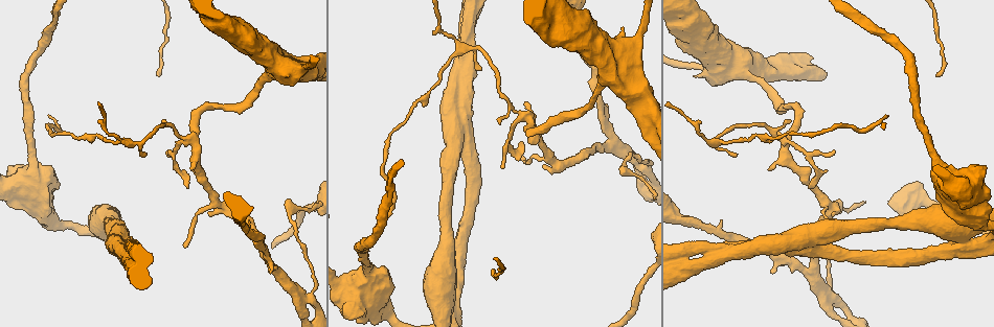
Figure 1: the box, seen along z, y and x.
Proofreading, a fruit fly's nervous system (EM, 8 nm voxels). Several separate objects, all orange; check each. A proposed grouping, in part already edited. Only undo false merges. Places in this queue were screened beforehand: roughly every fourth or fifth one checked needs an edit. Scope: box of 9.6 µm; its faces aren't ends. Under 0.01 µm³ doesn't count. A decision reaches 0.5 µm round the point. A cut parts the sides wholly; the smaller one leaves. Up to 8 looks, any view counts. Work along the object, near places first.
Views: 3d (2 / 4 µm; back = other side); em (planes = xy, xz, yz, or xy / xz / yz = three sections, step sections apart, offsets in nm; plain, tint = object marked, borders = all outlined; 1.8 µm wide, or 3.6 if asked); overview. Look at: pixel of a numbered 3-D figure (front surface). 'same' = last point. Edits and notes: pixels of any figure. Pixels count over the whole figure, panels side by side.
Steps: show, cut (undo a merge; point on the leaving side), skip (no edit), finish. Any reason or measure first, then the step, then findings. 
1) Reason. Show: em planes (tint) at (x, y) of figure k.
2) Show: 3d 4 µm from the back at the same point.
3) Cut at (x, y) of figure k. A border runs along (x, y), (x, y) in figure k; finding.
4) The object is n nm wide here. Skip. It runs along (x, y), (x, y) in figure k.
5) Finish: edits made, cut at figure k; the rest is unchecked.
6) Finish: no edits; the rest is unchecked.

Three-way junction. Show: em planes (tint) at (128, 254) of figure 1.

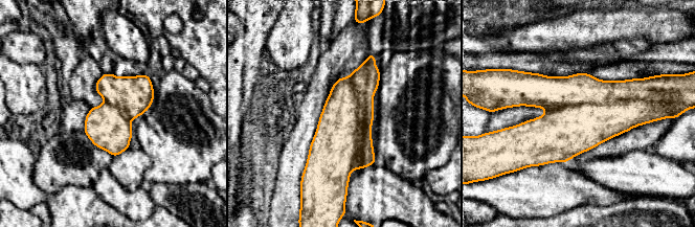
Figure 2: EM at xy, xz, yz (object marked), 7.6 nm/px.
Cut at (581, 128) of figure 2. A border runs along (649, 97), (580, 103), (546, 112) in figure 2; a second neuron is stuck on.

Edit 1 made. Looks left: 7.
Calibre changes. Show: em 3.6 µm planes (tint) at (740, 69) of figure 1.

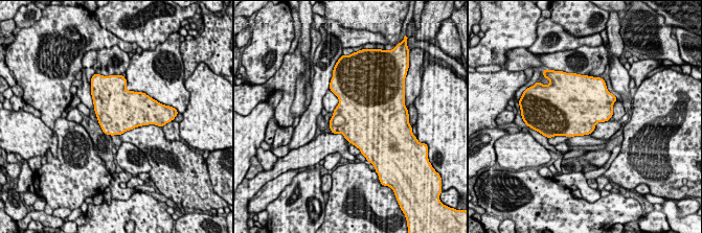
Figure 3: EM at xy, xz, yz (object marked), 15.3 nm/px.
Skip. Continuous, no second neuron.

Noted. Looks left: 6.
Calibre changes. Show: 3d 2 µm at (293, 290) of figure 1.

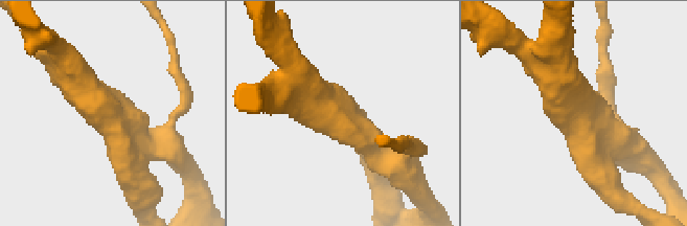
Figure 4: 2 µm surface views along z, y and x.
3 arms meet here; the arms are 200, 240, 260 nm wide; now the EM. Show: em planes (tint) at (582, 115) of figure 4.

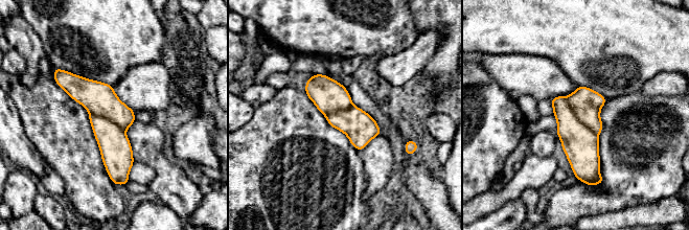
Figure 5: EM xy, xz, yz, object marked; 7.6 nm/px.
Cut at (580, 144) of figure 5. A border runs along (566, 97), (573, 114), (597, 135) in figure 5; a second neuron is stuck on.

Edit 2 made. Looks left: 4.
Finish: edits made, cut at figure 2, cut at figure 5; the rest is unchecked.

